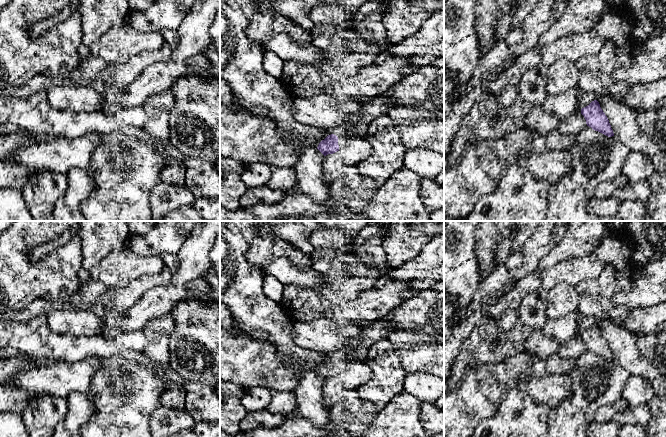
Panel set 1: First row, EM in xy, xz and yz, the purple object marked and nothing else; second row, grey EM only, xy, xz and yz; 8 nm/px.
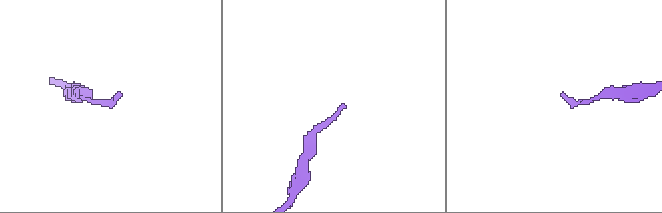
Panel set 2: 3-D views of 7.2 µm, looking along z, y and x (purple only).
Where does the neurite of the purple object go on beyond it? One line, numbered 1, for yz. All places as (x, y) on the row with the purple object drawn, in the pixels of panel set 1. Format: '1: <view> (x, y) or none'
1: none

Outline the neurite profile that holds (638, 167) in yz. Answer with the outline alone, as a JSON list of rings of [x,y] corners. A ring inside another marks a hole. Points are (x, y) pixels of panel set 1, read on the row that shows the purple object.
[[[630,151],[622,167],[622,174],[629,183],[647,181],[653,172],[653,163],[649,156],[637,151]]]

